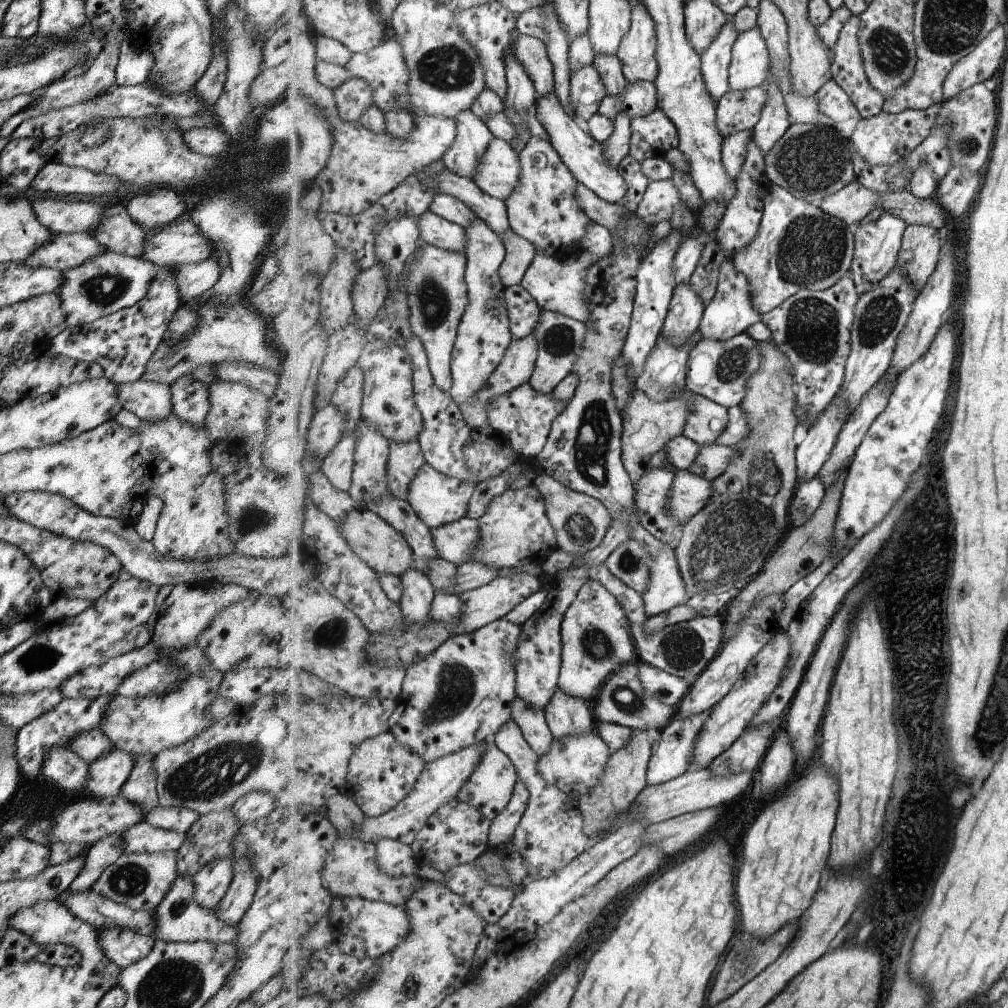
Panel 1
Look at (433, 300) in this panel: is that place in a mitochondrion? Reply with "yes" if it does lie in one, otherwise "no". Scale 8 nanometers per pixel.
yes

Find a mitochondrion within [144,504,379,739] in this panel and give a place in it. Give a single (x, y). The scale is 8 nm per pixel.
(334, 632)

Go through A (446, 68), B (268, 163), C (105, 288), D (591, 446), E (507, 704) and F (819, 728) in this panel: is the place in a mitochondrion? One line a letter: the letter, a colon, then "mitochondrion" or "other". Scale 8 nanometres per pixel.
A: mitochondrion
B: mitochondrion
C: mitochondrion
D: mitochondrion
E: other
F: other

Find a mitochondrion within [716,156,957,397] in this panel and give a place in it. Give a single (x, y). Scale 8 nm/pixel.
(812, 250)

